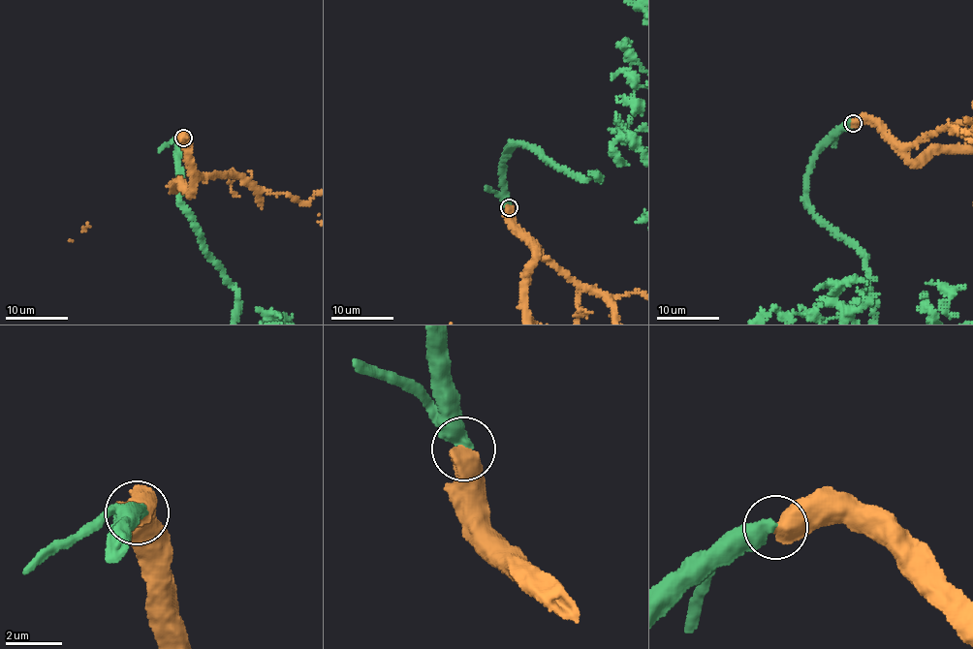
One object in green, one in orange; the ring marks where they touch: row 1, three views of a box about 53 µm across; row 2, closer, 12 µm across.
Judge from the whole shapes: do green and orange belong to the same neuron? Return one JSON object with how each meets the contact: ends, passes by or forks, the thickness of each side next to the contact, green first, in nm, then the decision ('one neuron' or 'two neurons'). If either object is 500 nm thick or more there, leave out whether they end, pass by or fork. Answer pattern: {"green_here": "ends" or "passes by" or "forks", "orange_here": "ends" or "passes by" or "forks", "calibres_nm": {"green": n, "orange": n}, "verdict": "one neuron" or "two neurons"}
{"calibres_nm": {"green": 550, "orange": 700}, "verdict": "one neuron"}

